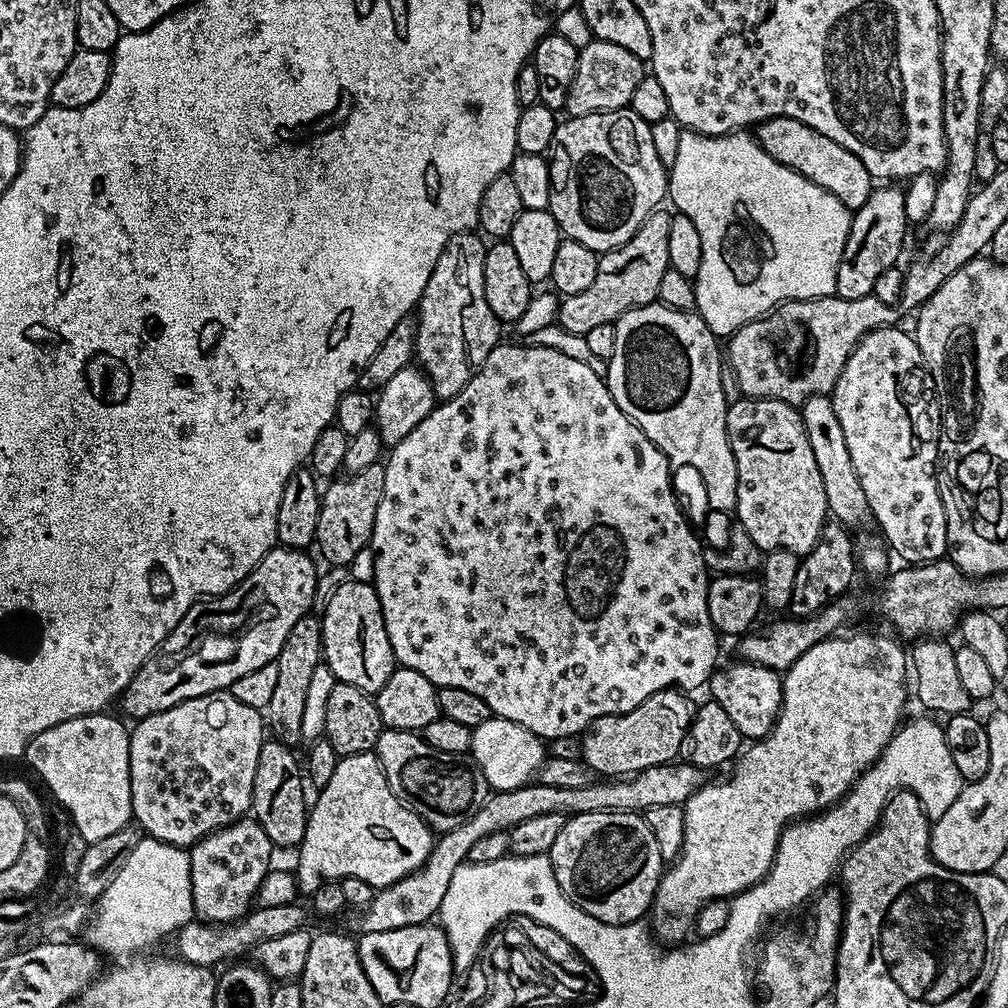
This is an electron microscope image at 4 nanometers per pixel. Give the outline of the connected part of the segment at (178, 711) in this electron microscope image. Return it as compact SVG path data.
M231 691L211 692L190 698L170 710L150 714L130 728L130 794L132 820L145 837L191 849L204 836L247 817L252 806L258 754L266 739L266 720L261 709L238 702Z

